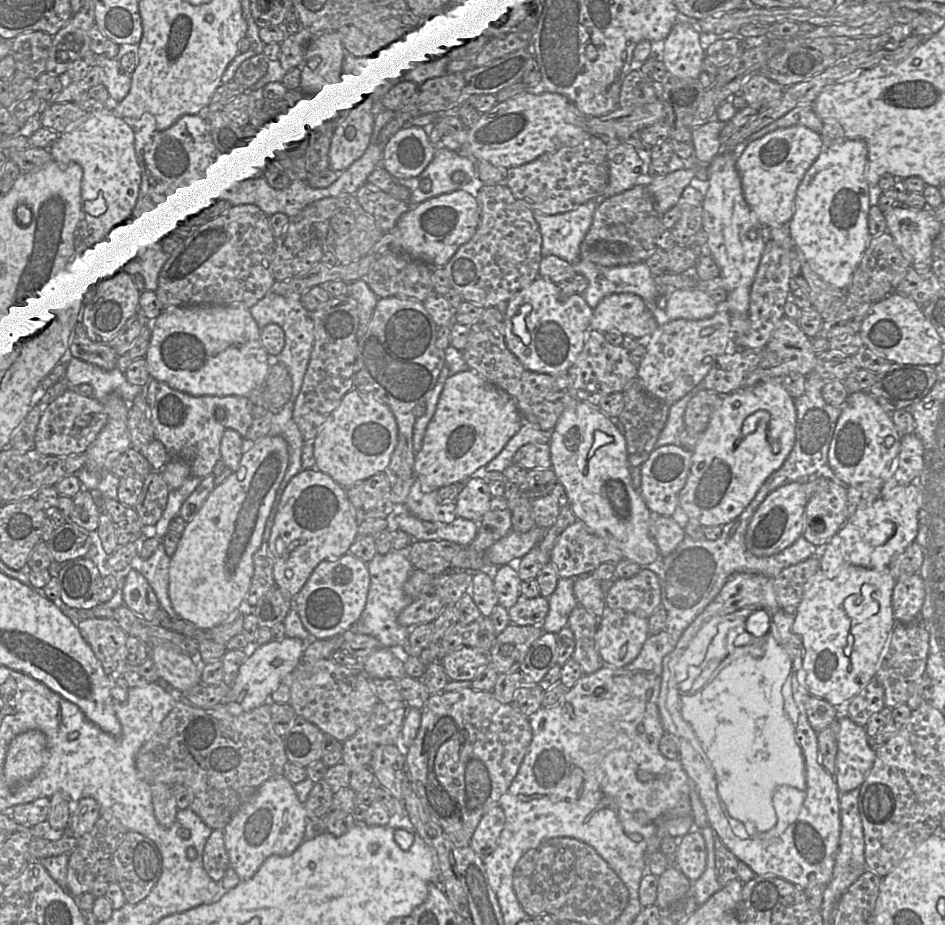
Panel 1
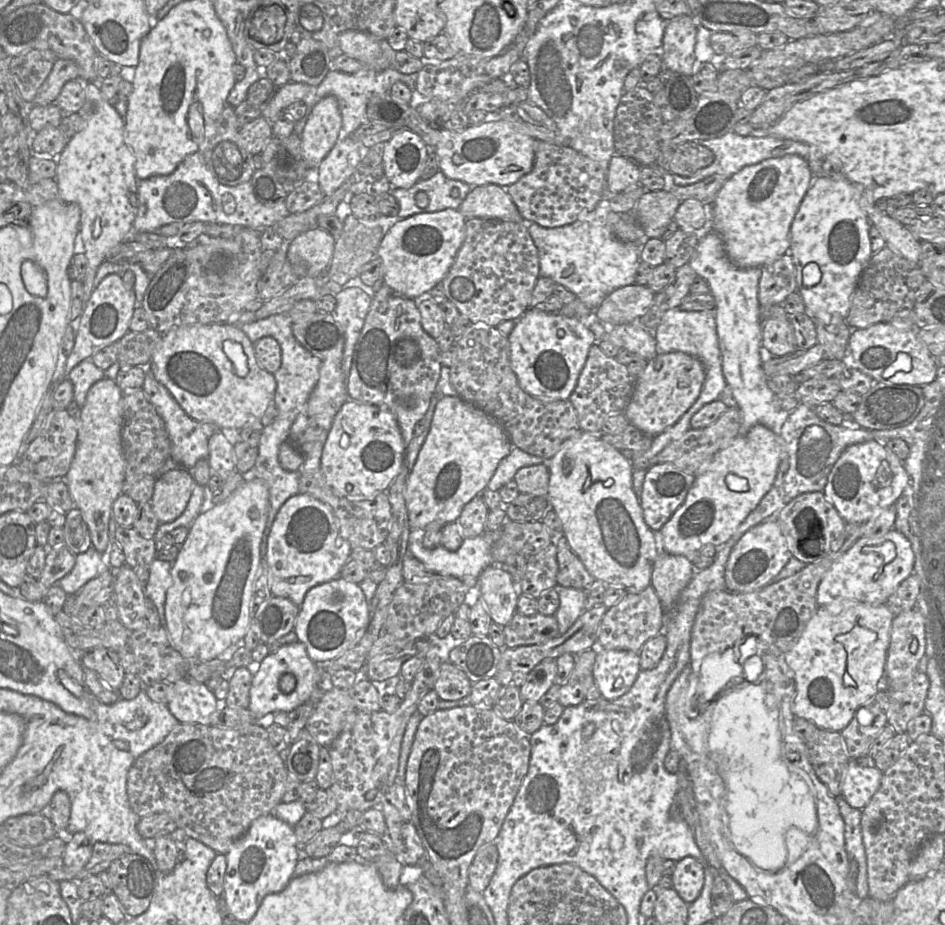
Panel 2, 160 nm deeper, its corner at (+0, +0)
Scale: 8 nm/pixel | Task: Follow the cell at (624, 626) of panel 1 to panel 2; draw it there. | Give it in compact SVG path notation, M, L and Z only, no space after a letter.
M596 646L593 678L601 697L605 700L613 701L627 693L639 671L639 653Z

